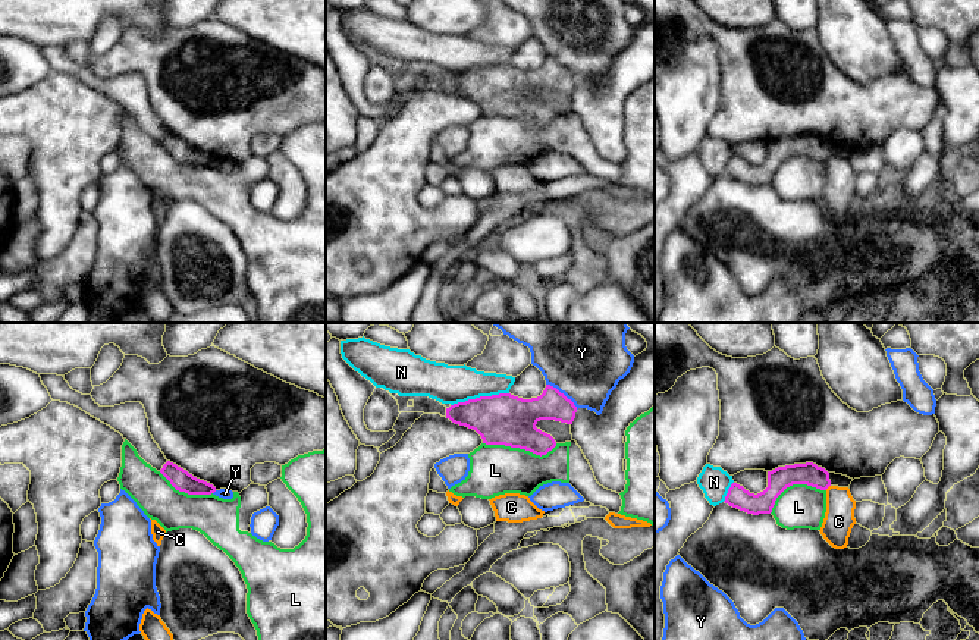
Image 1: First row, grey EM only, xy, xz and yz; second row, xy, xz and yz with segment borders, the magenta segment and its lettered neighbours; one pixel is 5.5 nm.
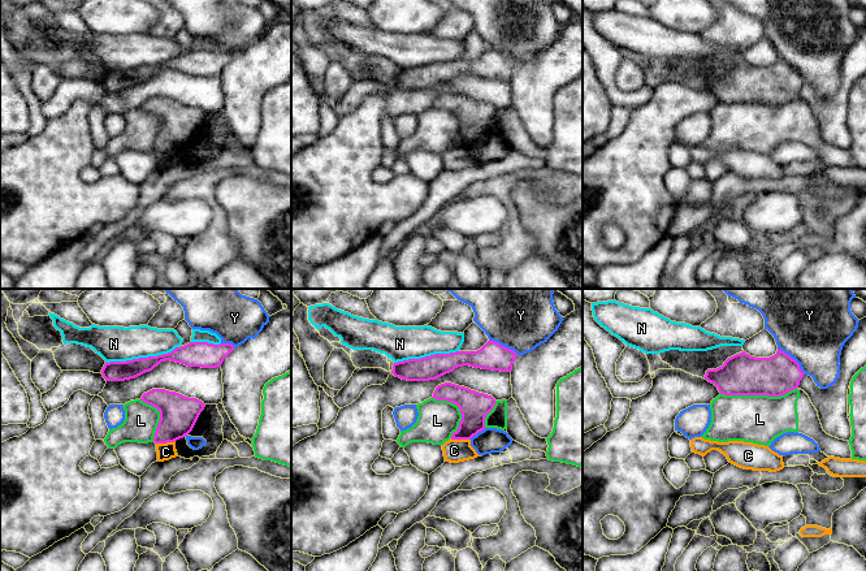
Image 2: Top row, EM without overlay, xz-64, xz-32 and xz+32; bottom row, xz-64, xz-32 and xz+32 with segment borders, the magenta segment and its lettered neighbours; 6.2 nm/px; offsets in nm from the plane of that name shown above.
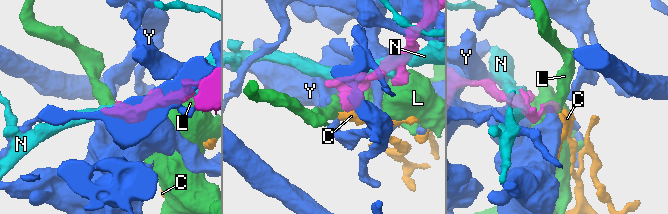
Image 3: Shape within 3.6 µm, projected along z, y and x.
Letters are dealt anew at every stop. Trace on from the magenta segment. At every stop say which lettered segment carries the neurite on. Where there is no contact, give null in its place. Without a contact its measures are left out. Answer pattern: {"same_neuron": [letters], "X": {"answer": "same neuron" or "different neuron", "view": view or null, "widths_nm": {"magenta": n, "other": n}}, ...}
{"same_neuron": [], "C": {"answer": "different neuron", "view": "yz", "widths_nm": {"magenta": 120, "other": 160}}, "L": {"answer": "different neuron", "view": "xz", "widths_nm": {"magenta": 280, "other": 280}}, "N": {"answer": "different neuron", "view": "xz", "widths_nm": {"magenta": 280, "other": 200}}, "Y": {"answer": "different neuron", "view": "xz", "widths_nm": {"magenta": 180, "other": 480}}}

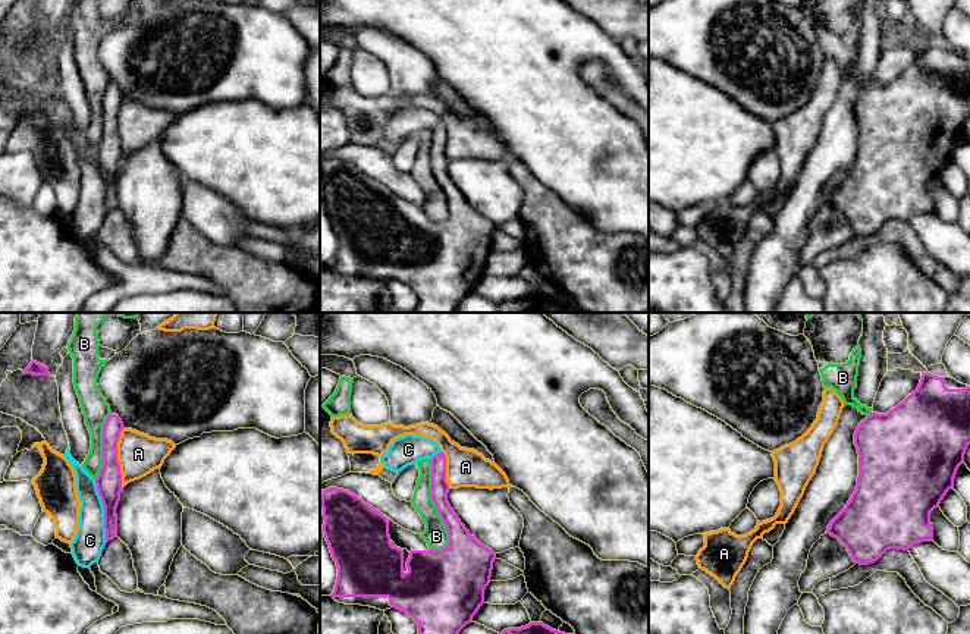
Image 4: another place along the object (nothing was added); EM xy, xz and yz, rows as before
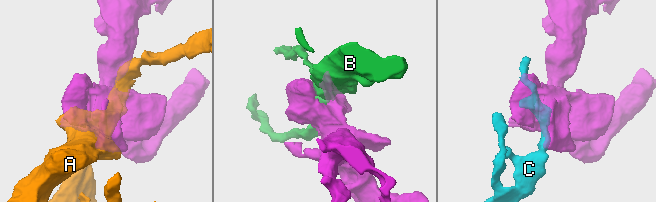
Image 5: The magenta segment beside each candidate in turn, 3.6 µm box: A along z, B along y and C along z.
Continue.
{"same_neuron": ["A"], "A": {"answer": "same neuron", "view": "xy", "widths_nm": {"magenta": 140, "other": 240}}, "B": {"answer": "different neuron", "view": "xz", "widths_nm": {"magenta": 140, "other": 140}}, "C": {"answer": "different neuron", "view": "xy", "widths_nm": {"magenta": 140, "other": 170}}}

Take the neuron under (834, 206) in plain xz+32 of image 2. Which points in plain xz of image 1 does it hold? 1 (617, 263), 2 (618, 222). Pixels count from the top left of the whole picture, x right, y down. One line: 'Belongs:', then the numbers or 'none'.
Belongs: 2

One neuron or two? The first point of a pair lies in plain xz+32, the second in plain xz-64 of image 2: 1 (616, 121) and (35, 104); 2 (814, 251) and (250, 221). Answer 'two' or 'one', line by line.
1: one
2: two

